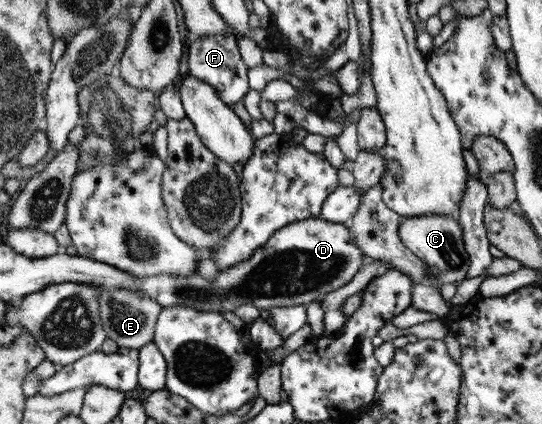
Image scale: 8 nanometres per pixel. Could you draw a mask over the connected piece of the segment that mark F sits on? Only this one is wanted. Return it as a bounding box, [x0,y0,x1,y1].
[188,32,251,105]

